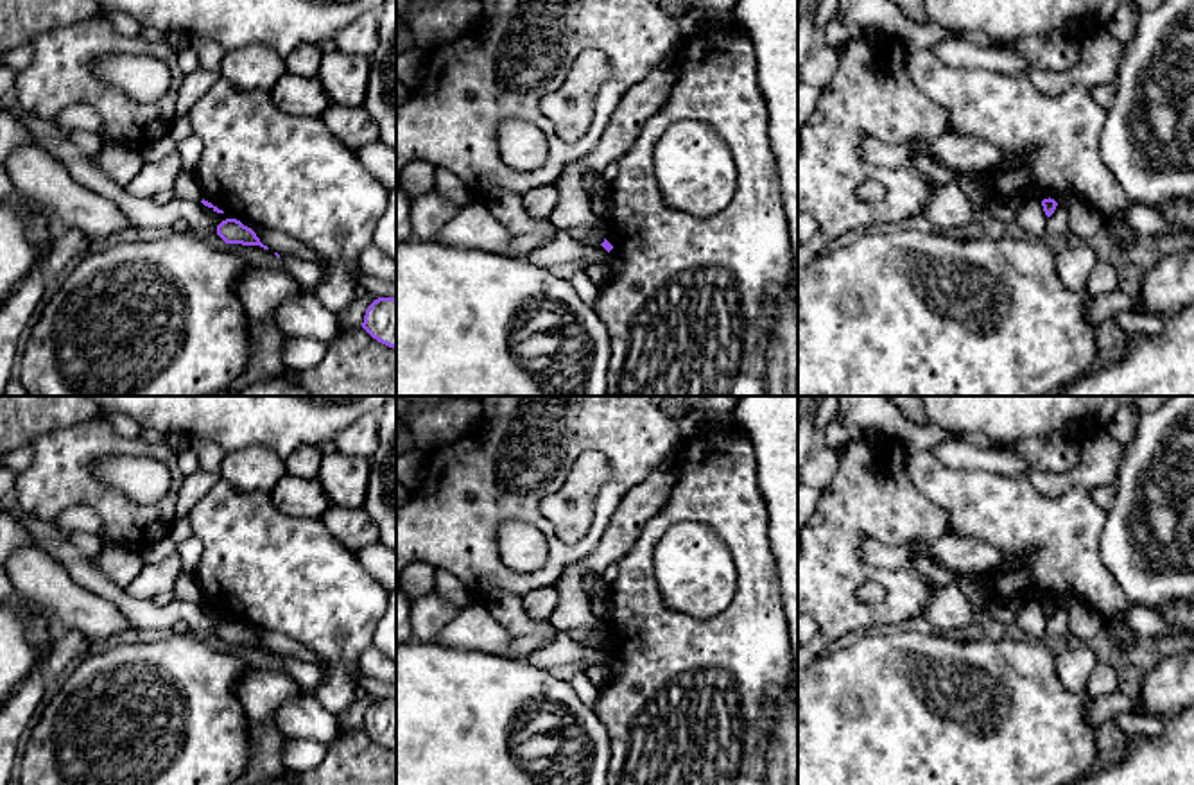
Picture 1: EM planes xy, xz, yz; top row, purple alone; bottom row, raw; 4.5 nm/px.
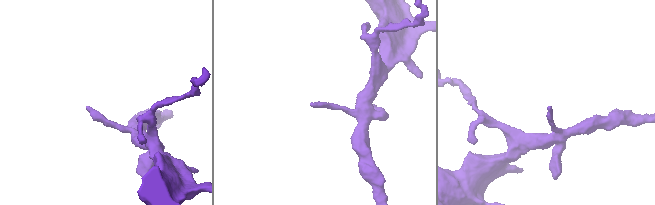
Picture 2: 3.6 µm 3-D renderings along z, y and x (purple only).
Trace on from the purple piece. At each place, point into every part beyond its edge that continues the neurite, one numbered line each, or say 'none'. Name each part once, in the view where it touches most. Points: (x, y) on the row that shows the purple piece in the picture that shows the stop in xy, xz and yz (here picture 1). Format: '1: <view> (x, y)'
none

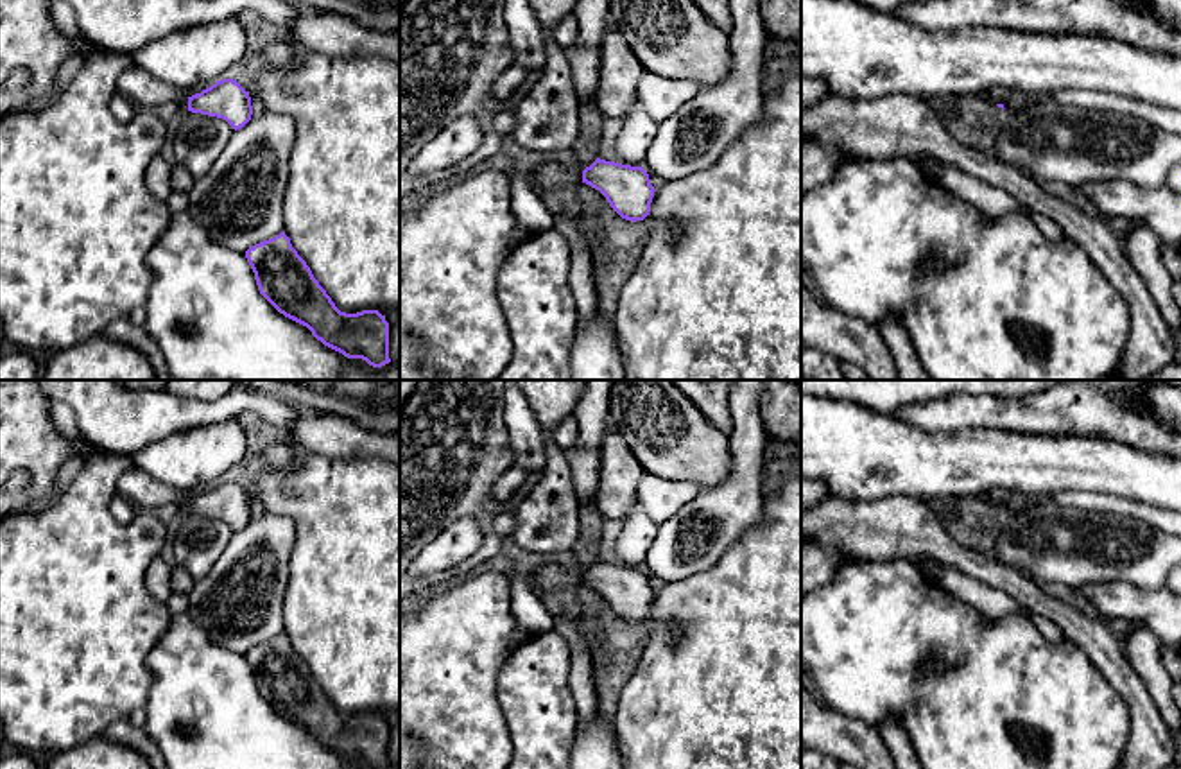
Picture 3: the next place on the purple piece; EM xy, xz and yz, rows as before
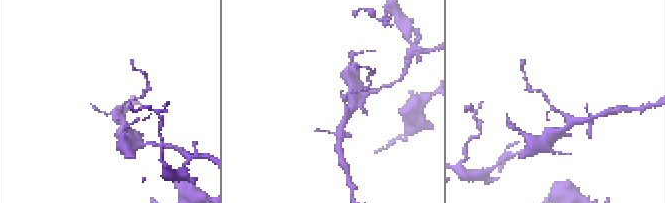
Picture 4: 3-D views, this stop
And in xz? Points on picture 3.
1: xz (549, 176)

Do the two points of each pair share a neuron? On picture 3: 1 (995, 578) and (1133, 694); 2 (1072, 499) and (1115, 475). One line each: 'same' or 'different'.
1: same
2: different

